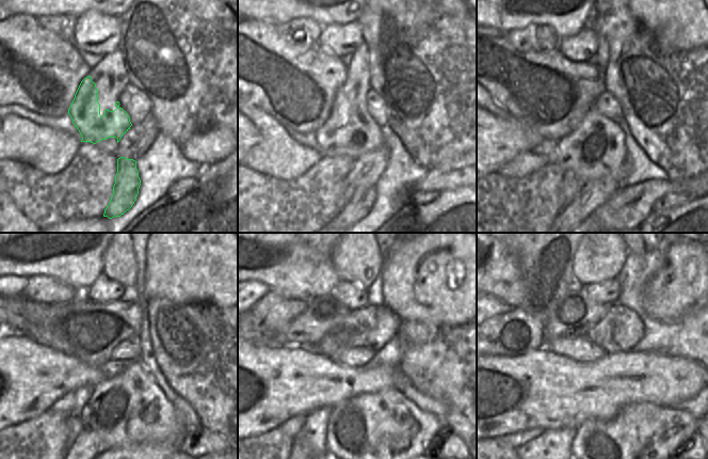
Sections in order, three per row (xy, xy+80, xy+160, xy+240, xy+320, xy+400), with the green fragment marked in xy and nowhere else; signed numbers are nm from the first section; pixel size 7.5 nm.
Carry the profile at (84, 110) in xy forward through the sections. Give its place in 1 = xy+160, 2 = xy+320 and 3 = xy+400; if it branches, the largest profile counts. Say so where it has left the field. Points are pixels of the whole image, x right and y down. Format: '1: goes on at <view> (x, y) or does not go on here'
1: goes on at xy+160 (596, 148)
2: goes on at xy+320 (379, 430)
3: goes on at xy+400 (624, 449)

